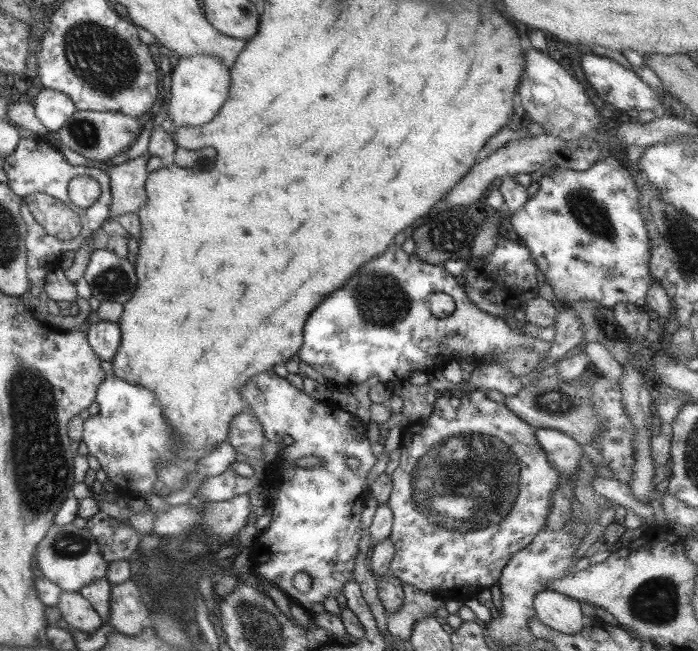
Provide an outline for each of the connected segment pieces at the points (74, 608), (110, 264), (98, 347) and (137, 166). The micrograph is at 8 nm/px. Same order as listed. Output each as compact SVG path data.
M62 591L56 607L71 629L90 633L103 623L87 600L84 600L78 593Z
M95 249L89 257L84 275L93 298L102 302L123 304L136 289L134 267L113 252Z
M97 321L89 326L86 334L91 350L105 362L111 362L118 349L121 334L116 323Z
M143 153L126 163L119 165L107 164L104 169L109 175L109 191L111 202L109 202L107 220L117 220L118 216L128 212L137 212L147 201L143 184L147 180L148 172L145 164L149 158Z

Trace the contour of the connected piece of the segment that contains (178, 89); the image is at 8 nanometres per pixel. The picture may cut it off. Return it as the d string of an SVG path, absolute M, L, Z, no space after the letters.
M189 56L175 59L171 64L171 84L169 84L169 103L167 115L172 127L199 127L209 123L219 112L229 92L229 69L215 57Z

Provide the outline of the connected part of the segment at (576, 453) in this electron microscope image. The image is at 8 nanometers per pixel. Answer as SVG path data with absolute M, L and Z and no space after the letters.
M534 429L534 437L543 449L548 463L562 476L570 478L578 469L583 451L570 436L555 430Z

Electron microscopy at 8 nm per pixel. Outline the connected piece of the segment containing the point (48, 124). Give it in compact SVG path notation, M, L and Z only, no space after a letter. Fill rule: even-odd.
M41 89L32 106L43 128L53 134L76 112L67 96L50 89Z

